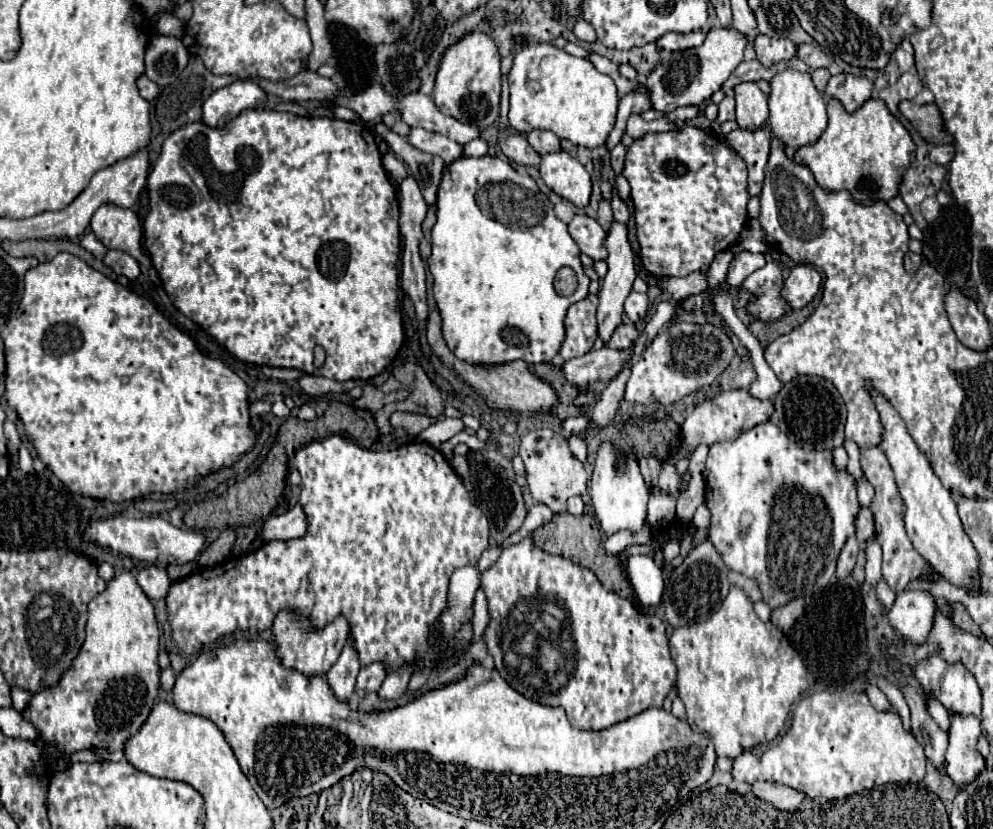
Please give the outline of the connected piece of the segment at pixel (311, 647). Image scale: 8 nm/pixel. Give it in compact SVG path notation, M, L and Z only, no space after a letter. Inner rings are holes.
M285 608L277 614L273 622L273 638L277 644L277 656L283 660L287 668L295 668L307 676L311 674L325 674L339 658L343 644L349 634L349 624L345 616L337 616L333 622L325 624L325 628L317 628L311 624L311 618L303 616L295 608Z

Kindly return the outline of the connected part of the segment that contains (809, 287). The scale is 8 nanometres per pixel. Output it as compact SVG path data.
M797 264L791 268L791 274L783 284L783 296L791 304L791 308L797 310L813 300L819 286L821 286L819 272L809 264Z

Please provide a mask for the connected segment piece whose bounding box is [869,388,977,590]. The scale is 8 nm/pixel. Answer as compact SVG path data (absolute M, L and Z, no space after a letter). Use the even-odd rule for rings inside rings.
M869 388L869 394L875 402L875 408L881 416L883 424L883 436L879 442L879 448L885 452L893 474L895 484L901 494L901 500L905 504L905 530L909 540L913 542L915 550L951 584L963 586L973 590L975 584L975 572L977 572L977 552L963 532L961 520L957 516L957 504L951 498L951 492L943 488L941 480L935 476L927 456L919 450L915 440L909 436L905 422L895 412L895 408L885 400L885 396L873 388Z

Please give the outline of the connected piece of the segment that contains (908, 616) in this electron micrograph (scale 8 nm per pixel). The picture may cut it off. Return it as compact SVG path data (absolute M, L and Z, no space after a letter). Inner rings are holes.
M921 590L901 592L889 610L889 624L903 642L923 644L931 632L935 614L935 600Z

